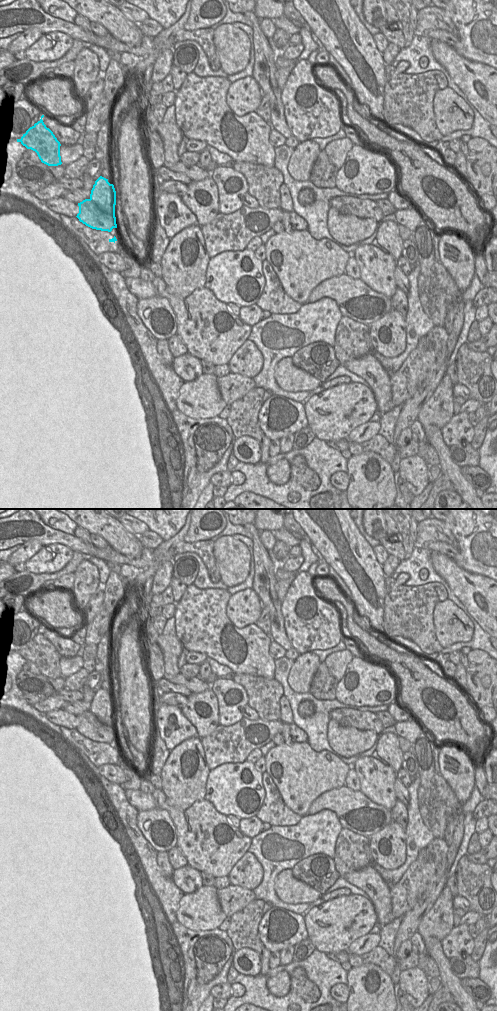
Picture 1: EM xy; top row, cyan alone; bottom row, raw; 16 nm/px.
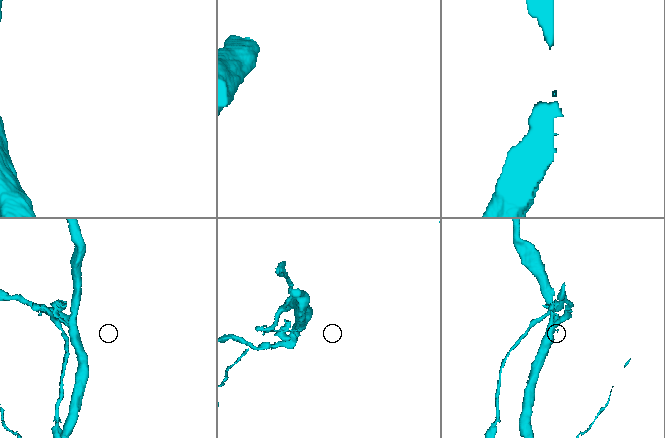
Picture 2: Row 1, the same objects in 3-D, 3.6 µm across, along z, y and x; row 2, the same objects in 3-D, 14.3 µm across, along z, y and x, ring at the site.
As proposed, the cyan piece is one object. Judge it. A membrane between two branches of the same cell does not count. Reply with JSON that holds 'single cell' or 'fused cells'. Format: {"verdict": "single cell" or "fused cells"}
{"verdict": "fused cells"}

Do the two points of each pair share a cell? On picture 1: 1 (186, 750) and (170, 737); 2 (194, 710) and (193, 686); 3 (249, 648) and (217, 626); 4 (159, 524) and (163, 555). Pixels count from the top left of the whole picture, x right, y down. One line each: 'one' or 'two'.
1: two
2: two
3: one
4: two

